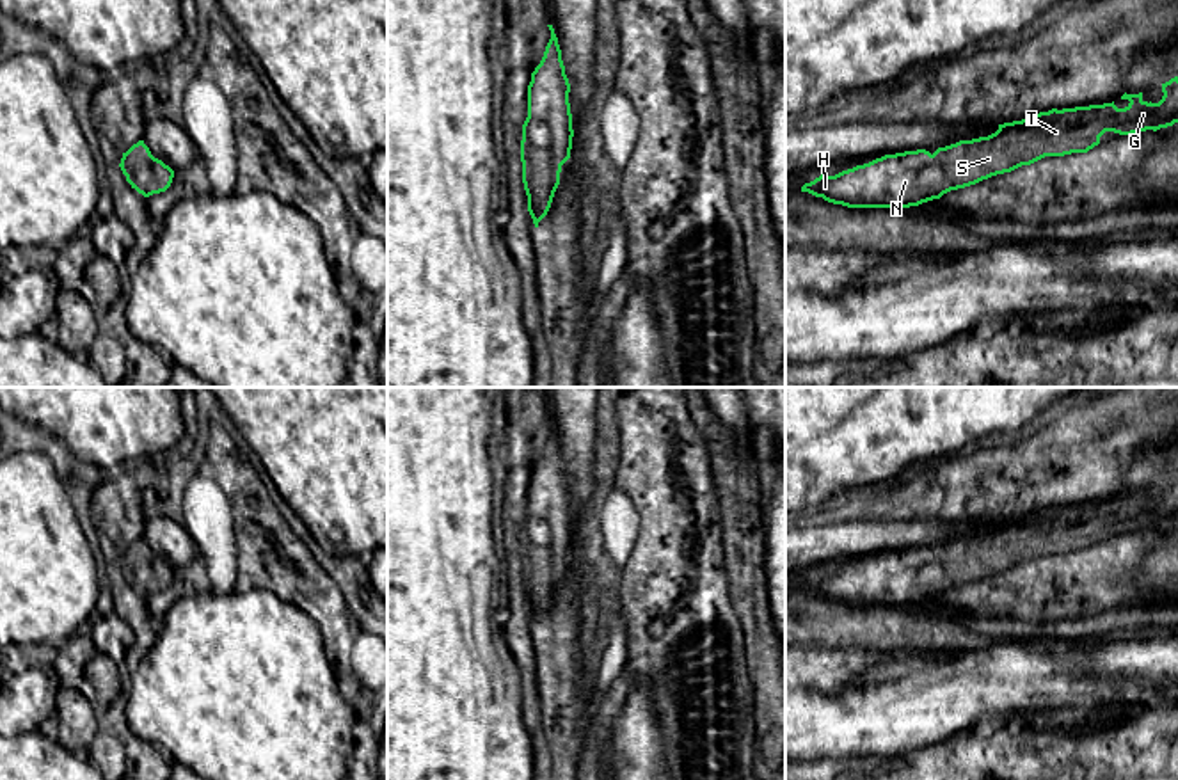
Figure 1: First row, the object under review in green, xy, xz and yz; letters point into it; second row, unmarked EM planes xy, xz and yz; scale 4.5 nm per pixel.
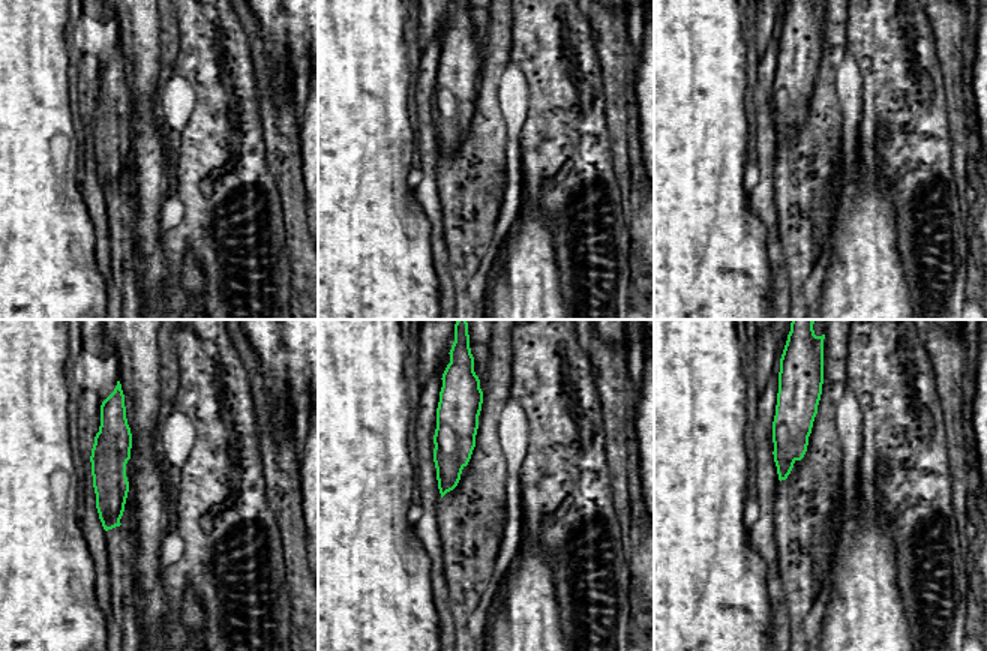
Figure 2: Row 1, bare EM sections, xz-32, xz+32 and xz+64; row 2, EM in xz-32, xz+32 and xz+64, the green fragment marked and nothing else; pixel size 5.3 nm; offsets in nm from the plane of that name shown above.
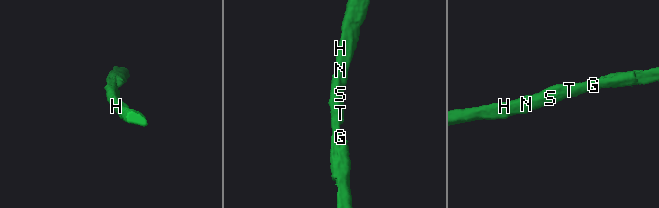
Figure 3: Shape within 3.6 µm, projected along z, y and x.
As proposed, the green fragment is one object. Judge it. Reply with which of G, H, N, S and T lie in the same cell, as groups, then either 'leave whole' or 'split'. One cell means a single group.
G H N S T; leave whole

